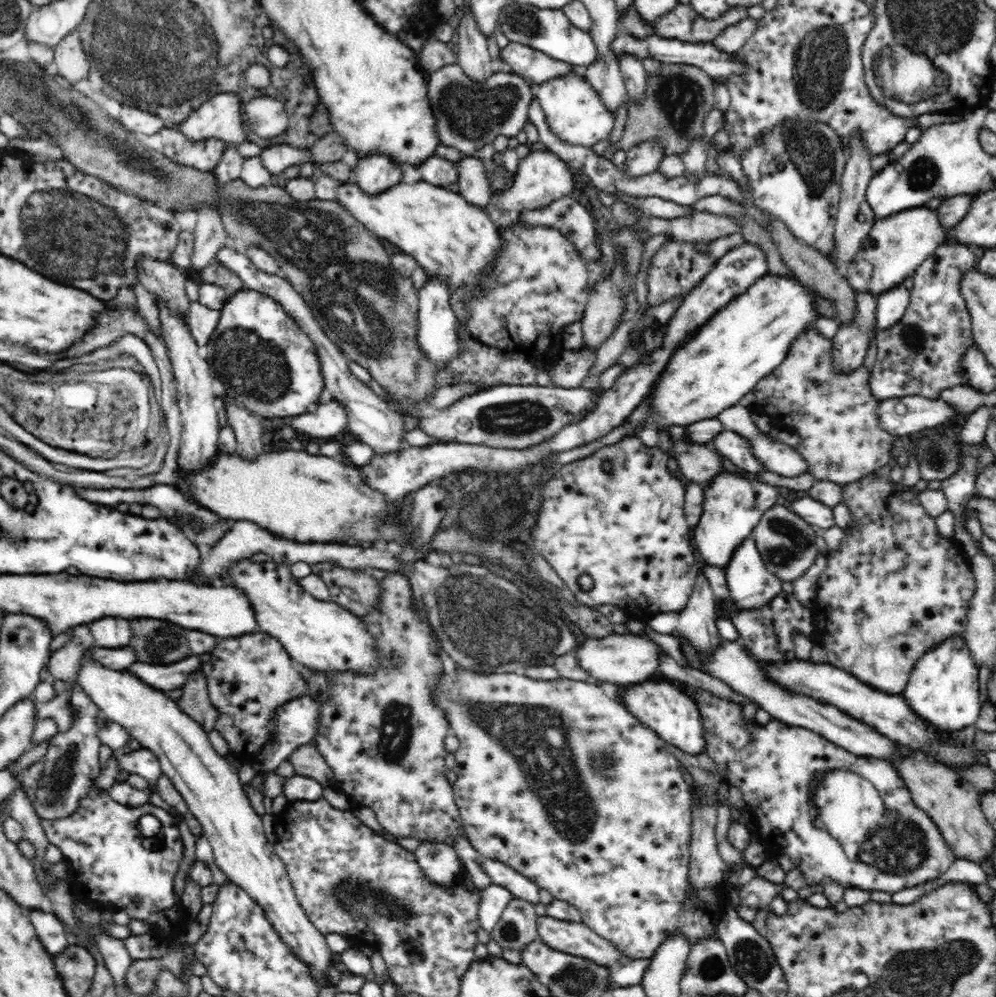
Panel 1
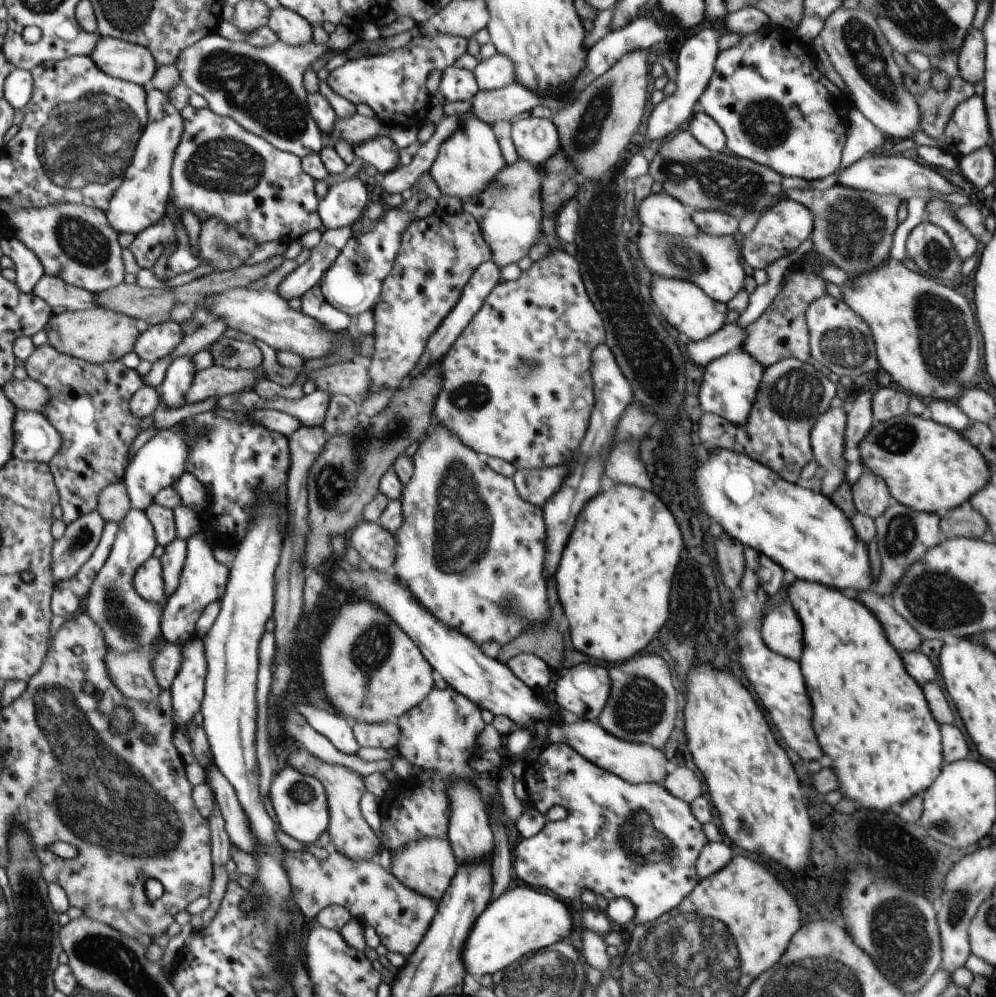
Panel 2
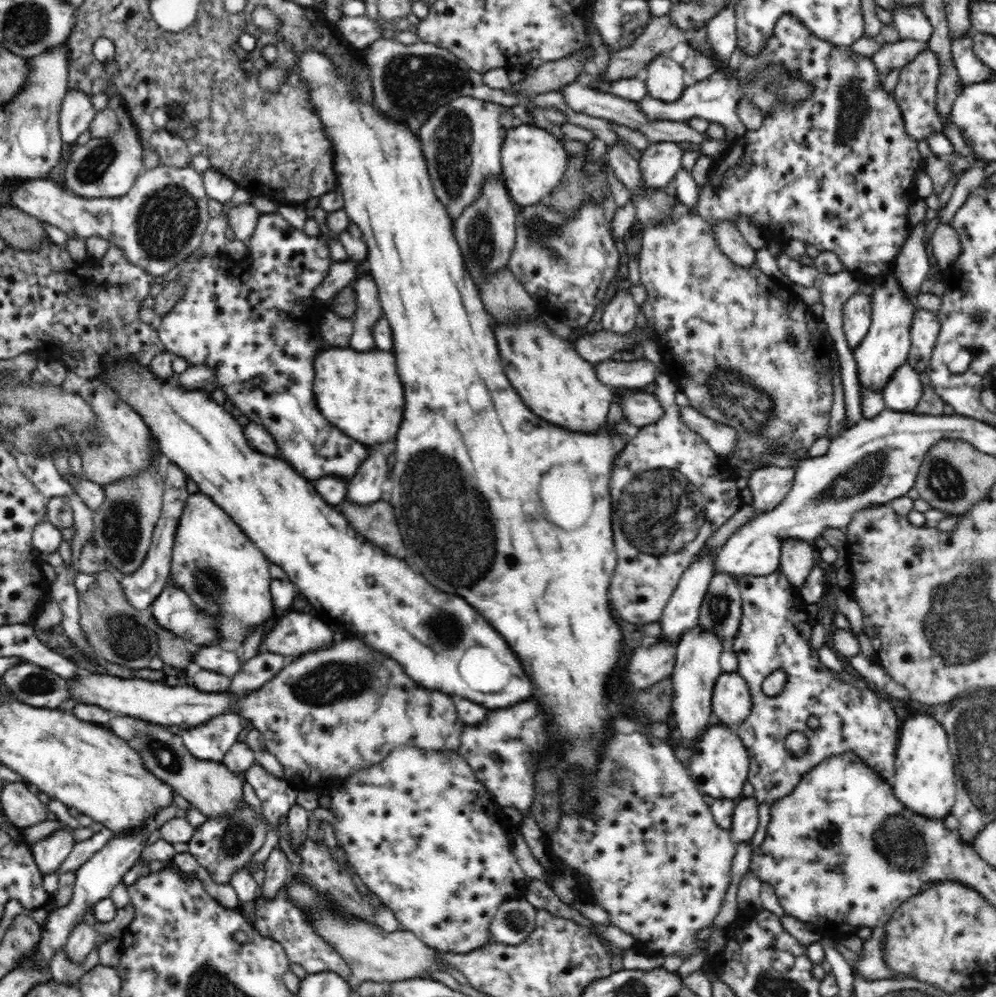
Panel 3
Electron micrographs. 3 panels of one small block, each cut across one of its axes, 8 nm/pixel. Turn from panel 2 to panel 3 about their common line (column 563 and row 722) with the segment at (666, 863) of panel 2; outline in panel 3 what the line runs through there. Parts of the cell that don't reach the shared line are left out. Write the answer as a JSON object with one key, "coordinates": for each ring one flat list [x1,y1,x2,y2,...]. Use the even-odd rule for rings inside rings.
{"coordinates":[[778,568,766,576,742,575,736,579,742,597,742,614,737,633,731,640,731,648,738,658,737,672,747,682,752,699,750,714,740,723,736,733,748,749,747,780,754,787,754,796,758,804,766,802,771,806,779,798,790,794,809,770,829,756,843,752,856,753,868,767,872,767,878,775,891,781,895,774,895,756,901,724,887,697,876,695,868,688,860,690,840,681,836,671,830,670,820,662,817,649,810,643,814,618,808,614,808,603,802,598,801,589,790,584,784,571],[778,669,786,671,789,677,784,684,784,690,776,696,764,694,764,680,772,675,772,671],[810,716,818,718,817,728,808,727,806,720],[791,732,802,732,808,738,808,750,800,758,790,756,784,747,786,736]]}

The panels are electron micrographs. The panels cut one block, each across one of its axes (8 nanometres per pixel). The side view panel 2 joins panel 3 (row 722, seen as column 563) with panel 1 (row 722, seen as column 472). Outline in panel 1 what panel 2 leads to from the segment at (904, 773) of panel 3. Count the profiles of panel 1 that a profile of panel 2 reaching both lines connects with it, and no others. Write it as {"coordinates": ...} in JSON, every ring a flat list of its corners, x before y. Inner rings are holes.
{"coordinates":[[962,635,952,636,948,640,941,641,936,648,926,652,912,669,908,685,901,692,908,706,928,724,931,724,939,732,955,733,957,730,973,730,973,725,980,716,980,699,978,666,972,658,970,649,967,647]]}

